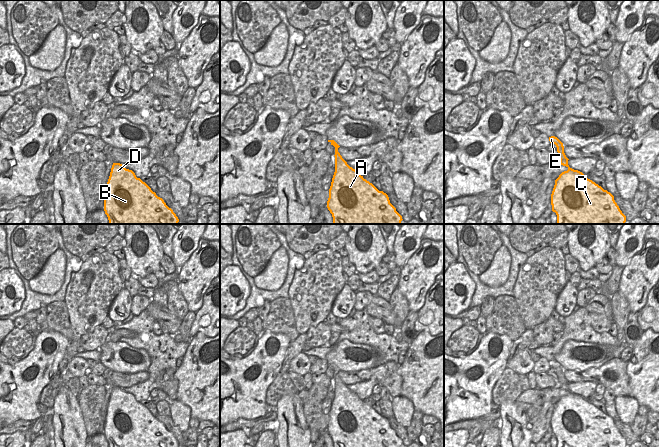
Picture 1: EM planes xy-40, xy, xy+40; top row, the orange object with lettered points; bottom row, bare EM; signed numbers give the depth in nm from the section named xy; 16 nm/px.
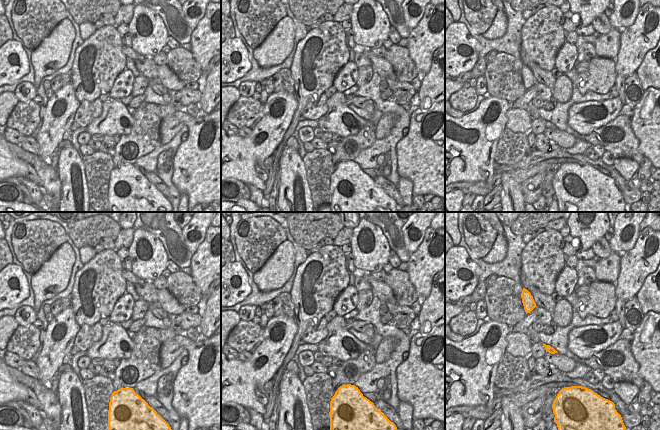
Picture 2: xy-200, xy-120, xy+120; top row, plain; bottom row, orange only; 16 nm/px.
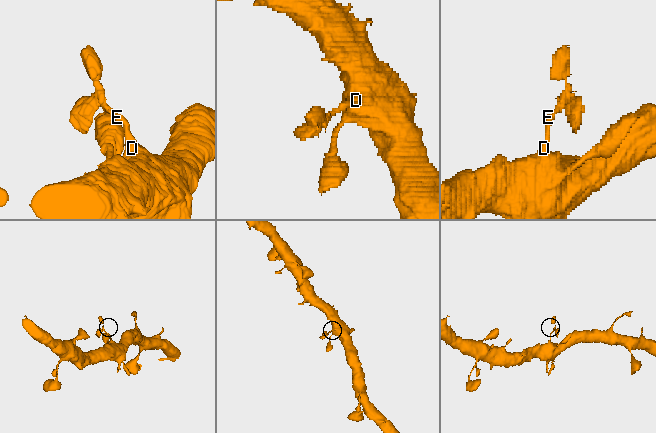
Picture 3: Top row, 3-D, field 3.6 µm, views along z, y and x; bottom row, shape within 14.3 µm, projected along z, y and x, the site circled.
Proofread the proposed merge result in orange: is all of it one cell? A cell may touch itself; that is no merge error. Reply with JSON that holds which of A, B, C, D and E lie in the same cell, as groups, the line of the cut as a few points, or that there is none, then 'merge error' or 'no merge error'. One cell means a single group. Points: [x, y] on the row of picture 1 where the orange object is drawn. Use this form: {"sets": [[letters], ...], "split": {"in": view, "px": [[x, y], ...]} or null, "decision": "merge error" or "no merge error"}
{"sets": [["A", "B", "C", "D", "E"]], "split": null, "decision": "no merge error"}

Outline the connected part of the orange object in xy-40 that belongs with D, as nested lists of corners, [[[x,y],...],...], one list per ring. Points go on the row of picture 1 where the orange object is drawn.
[[[113,163],[107,182],[104,211],[109,224],[178,224],[179,219],[164,200],[137,178],[132,170],[120,163]]]

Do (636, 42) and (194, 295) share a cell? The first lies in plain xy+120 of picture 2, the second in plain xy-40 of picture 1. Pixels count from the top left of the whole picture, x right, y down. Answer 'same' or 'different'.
same

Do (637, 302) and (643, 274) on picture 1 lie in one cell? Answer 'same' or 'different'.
same

